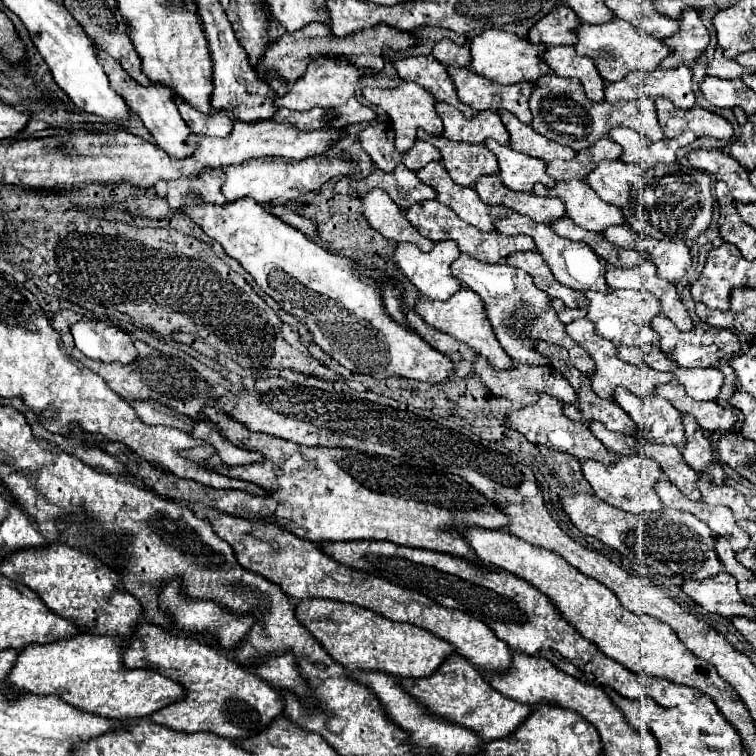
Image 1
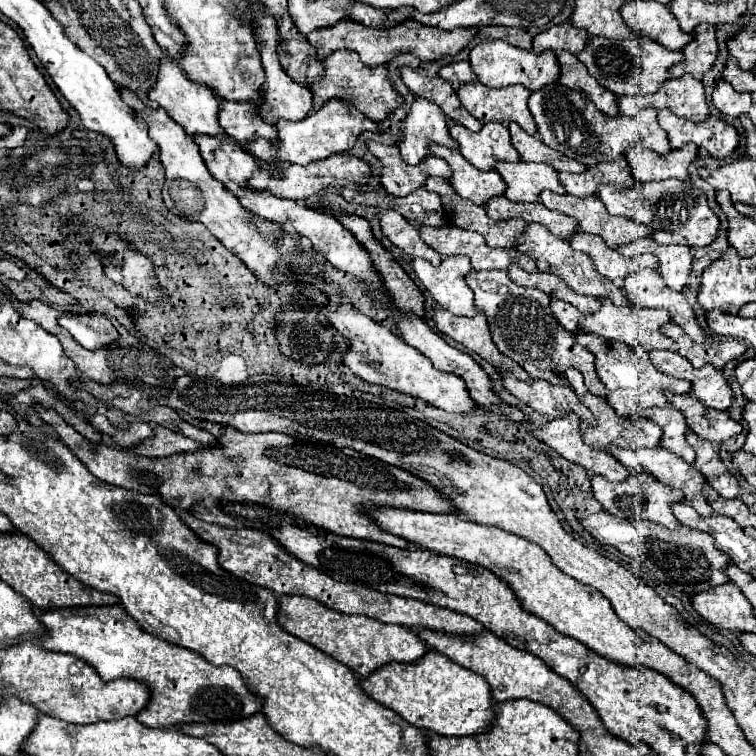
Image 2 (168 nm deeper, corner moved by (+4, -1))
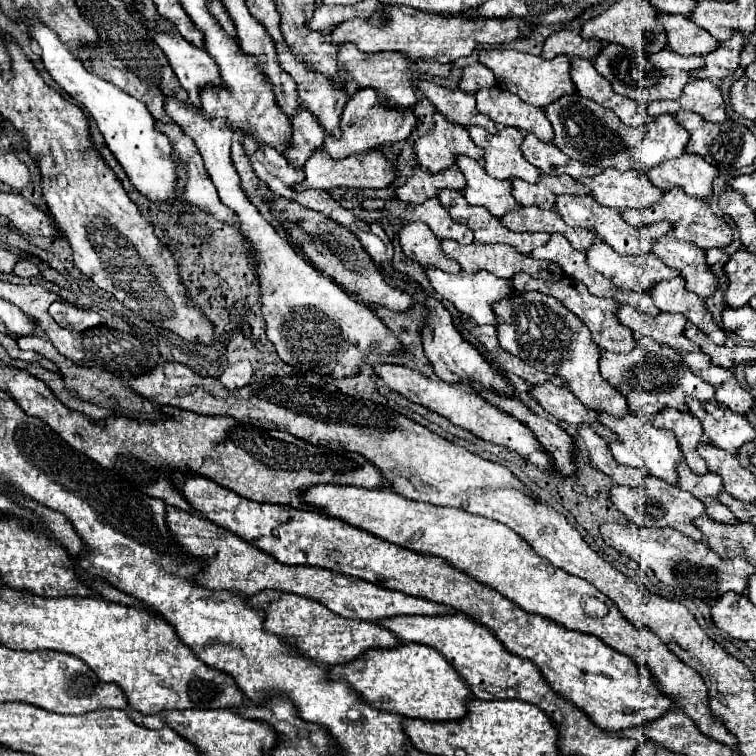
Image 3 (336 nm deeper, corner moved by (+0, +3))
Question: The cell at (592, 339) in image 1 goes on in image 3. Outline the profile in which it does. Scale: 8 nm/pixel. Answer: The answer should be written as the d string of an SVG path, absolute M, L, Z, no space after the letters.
M644 344L636 346L628 354L612 354L602 352L600 358L600 372L602 376L626 398L630 410L638 418L652 418L656 412L664 408L674 408L680 412L688 412L686 398L694 400L712 400L714 388L698 378L686 362L682 362L682 354L676 348L670 348L666 344Z

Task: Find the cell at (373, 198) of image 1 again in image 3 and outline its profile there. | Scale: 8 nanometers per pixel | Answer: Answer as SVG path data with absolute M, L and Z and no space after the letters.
M422 222L406 224L400 230L400 244L402 244L406 258L416 260L420 266L434 266L434 268L440 268L442 272L450 272L450 274L462 272L458 262L448 260L444 256L442 248L440 248L440 240Z

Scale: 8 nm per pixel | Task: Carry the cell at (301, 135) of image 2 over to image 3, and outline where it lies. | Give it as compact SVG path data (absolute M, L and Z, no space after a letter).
M360 88L346 104L344 114L342 114L342 138L334 138L326 134L322 150L326 150L332 158L346 158L350 154L374 150L386 142L404 142L412 130L416 128L418 118L412 114L410 108L390 108L384 102L380 102L378 94L374 88Z

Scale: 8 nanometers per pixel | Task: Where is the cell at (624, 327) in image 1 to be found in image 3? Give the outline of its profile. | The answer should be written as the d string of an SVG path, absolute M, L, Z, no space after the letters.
M620 306L618 312L616 312L618 320L628 326L636 340L640 338L652 338L656 342L664 342L672 348L678 348L678 350L686 350L686 352L700 352L700 346L690 342L686 336L684 336L684 328L686 328L686 316L682 314L668 314L668 312L662 312L660 316L648 316L644 312L638 312L634 310L632 306Z

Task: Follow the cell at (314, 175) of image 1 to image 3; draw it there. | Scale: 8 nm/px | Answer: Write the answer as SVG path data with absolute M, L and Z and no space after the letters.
M316 150L316 154L312 154L312 158L304 166L304 174L306 174L304 182L294 186L298 192L308 190L308 188L330 190L330 188L340 188L340 186L346 186L346 188L386 188L398 176L396 168L384 156L382 150L370 150L366 154L356 154L356 156L340 158L340 160L334 160L326 154L322 154L322 150Z

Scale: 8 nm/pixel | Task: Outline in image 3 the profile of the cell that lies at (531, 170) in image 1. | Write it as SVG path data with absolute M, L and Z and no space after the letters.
M542 176L538 184L528 184L524 180L512 180L514 198L520 206L538 206L554 208L554 202L560 194L590 194L586 186L570 176Z

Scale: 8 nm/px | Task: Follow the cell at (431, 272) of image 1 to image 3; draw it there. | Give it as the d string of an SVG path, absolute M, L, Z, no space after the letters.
M430 268L430 270L426 270L426 274L428 274L428 280L430 280L432 288L442 298L446 298L448 302L452 302L458 312L462 312L464 316L476 320L478 324L492 324L492 326L498 326L500 324L500 320L498 320L496 312L492 310L492 306L510 294L510 290L512 290L510 280L500 280L498 276L494 276L490 272L478 272L478 274L466 274L466 272L462 272L462 274L446 274L446 272L438 270L438 268Z

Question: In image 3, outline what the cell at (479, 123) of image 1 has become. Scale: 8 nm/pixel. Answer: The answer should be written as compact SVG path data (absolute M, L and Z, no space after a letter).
M470 126L470 138L484 150L484 168L496 180L522 178L526 182L538 182L540 170L532 166L520 152L522 132L516 128L502 128L498 134L488 134L484 128Z

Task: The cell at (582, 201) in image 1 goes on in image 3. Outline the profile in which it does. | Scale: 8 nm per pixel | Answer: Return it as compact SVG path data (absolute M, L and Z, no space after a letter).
M570 194L558 196L558 202L556 202L556 208L554 210L558 210L558 214L562 216L562 220L568 222L570 226L582 226L582 228L596 230L596 234L606 244L610 244L618 254L622 254L622 256L642 256L642 254L648 254L650 252L650 246L660 236L664 236L664 234L668 234L672 230L672 224L670 222L648 224L648 226L642 226L642 228L630 226L628 222L622 220L622 216L620 216L618 210L598 204L592 196L570 196Z

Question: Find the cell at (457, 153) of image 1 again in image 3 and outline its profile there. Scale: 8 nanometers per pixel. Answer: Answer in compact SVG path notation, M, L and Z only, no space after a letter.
M458 158L458 168L466 176L464 198L472 206L488 208L496 218L502 218L510 210L518 208L518 202L512 196L512 182L510 180L496 180L486 174L484 166L472 158Z

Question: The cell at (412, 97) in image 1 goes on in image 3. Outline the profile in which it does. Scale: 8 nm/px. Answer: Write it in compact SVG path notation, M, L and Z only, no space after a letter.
M436 114L434 120L436 120L436 126L432 134L416 140L416 156L420 166L436 174L452 168L458 156L468 156L474 160L484 158L482 148L478 148L470 140L468 130L464 130L462 126L450 124L442 114Z

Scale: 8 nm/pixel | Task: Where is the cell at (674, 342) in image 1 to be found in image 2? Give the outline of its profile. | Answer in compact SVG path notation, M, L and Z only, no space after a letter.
M668 322L662 326L662 334L672 338L678 346L678 354L682 354L688 362L692 362L694 368L704 366L704 364L714 364L716 368L722 368L730 358L736 358L738 354L744 352L744 344L734 342L734 340L716 340L716 338L706 338L706 342L696 344L692 342L674 322Z

